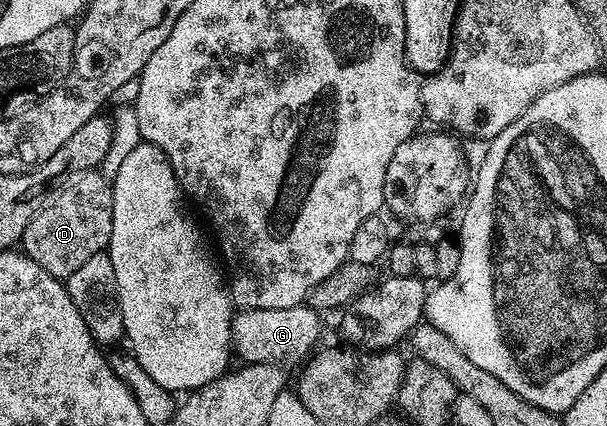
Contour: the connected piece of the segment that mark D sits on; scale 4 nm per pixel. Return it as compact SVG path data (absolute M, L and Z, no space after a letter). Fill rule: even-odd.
M98 169L81 170L62 183L59 195L46 204L29 220L21 239L22 253L31 258L49 276L66 280L89 260L89 256L104 253L111 243L113 232L113 192L111 182Z

